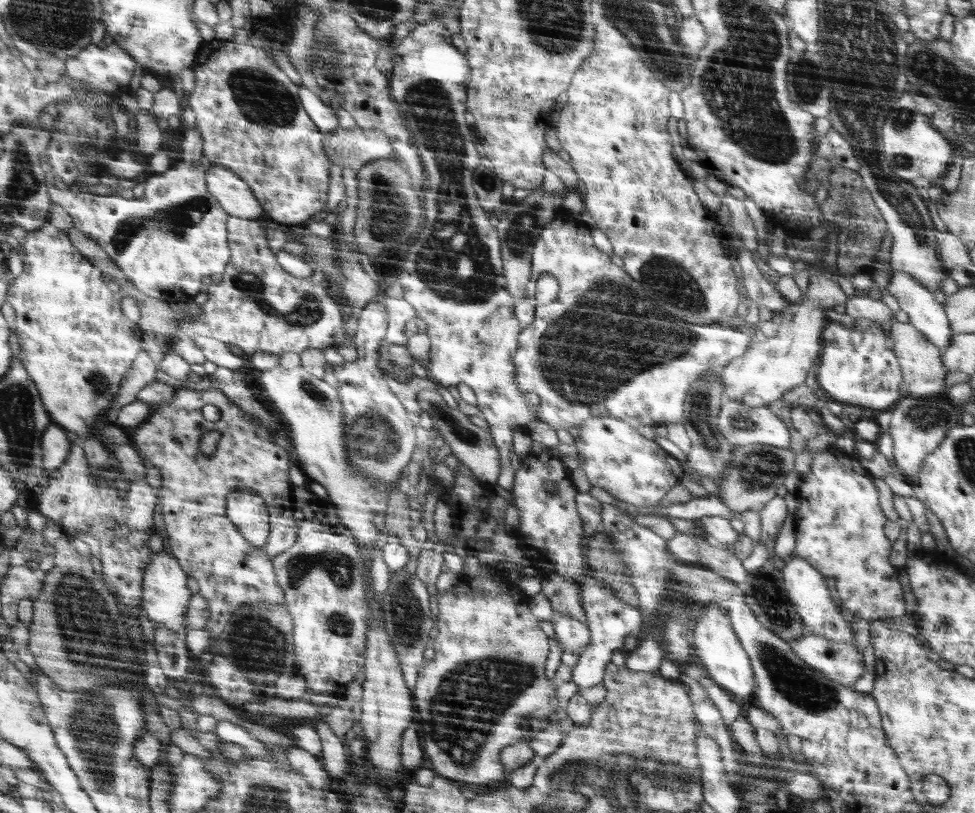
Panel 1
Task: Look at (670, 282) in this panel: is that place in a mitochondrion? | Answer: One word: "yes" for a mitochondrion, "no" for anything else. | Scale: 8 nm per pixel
yes

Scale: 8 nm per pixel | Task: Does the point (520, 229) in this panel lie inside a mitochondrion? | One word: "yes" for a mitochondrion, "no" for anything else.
yes

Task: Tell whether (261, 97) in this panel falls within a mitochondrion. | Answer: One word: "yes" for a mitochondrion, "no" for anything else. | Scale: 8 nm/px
yes

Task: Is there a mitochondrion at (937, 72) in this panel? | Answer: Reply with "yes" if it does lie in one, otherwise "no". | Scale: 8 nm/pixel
yes

